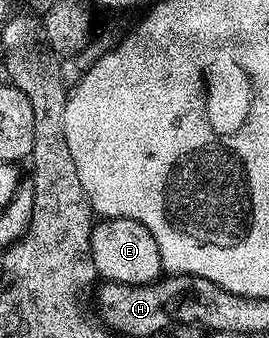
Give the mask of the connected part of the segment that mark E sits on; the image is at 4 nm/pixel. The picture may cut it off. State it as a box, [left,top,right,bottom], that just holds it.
[88,216,161,284]

